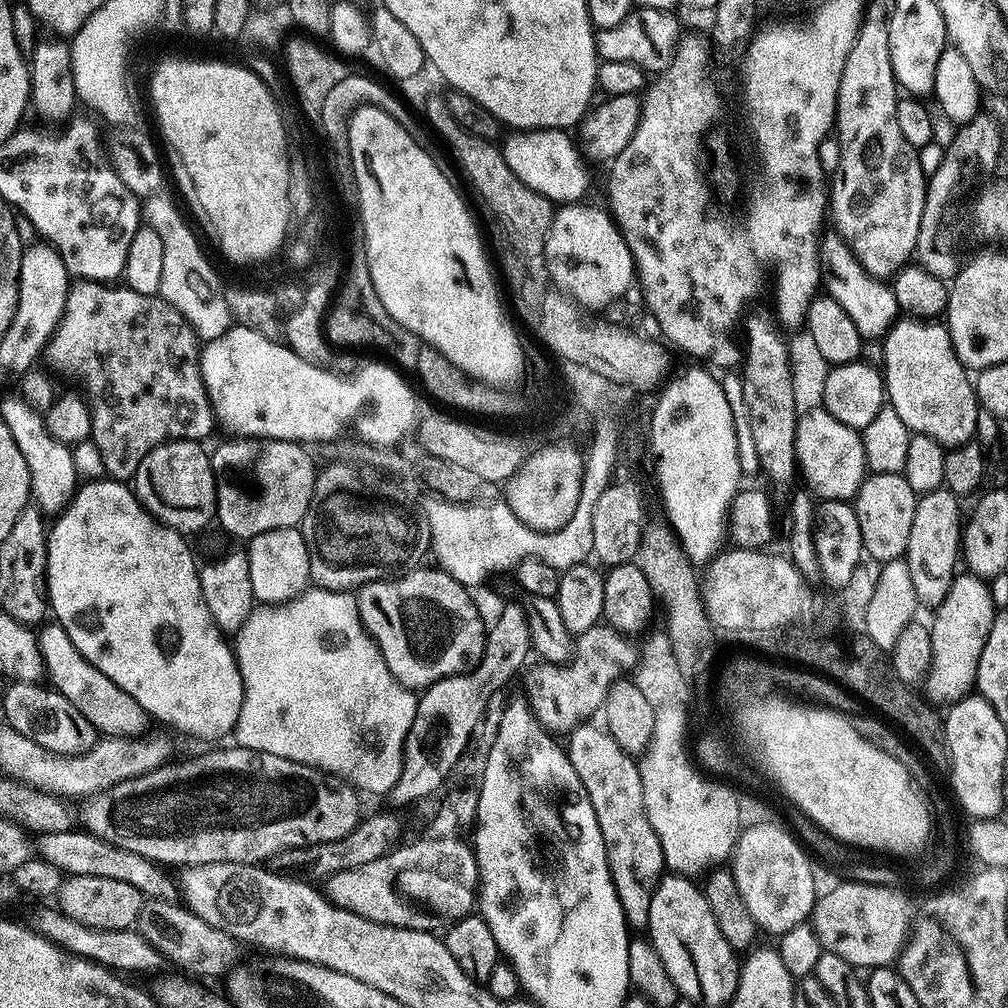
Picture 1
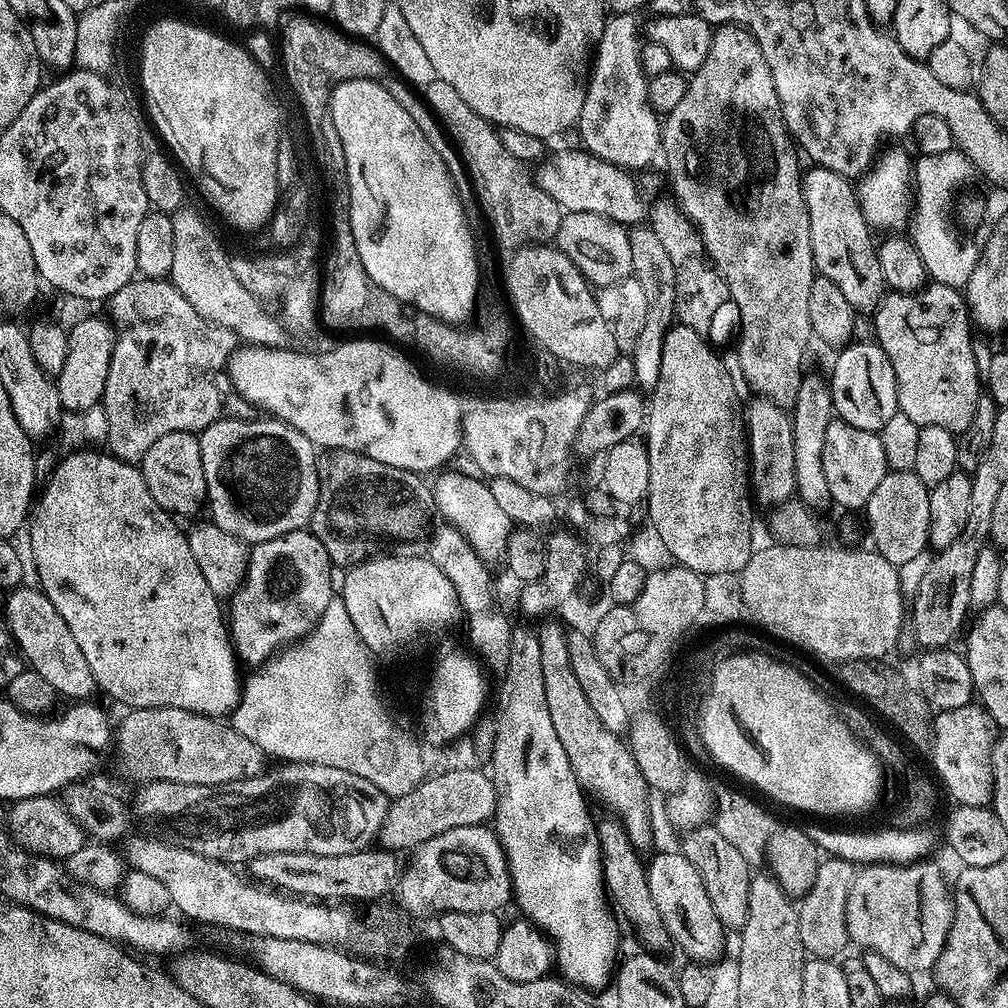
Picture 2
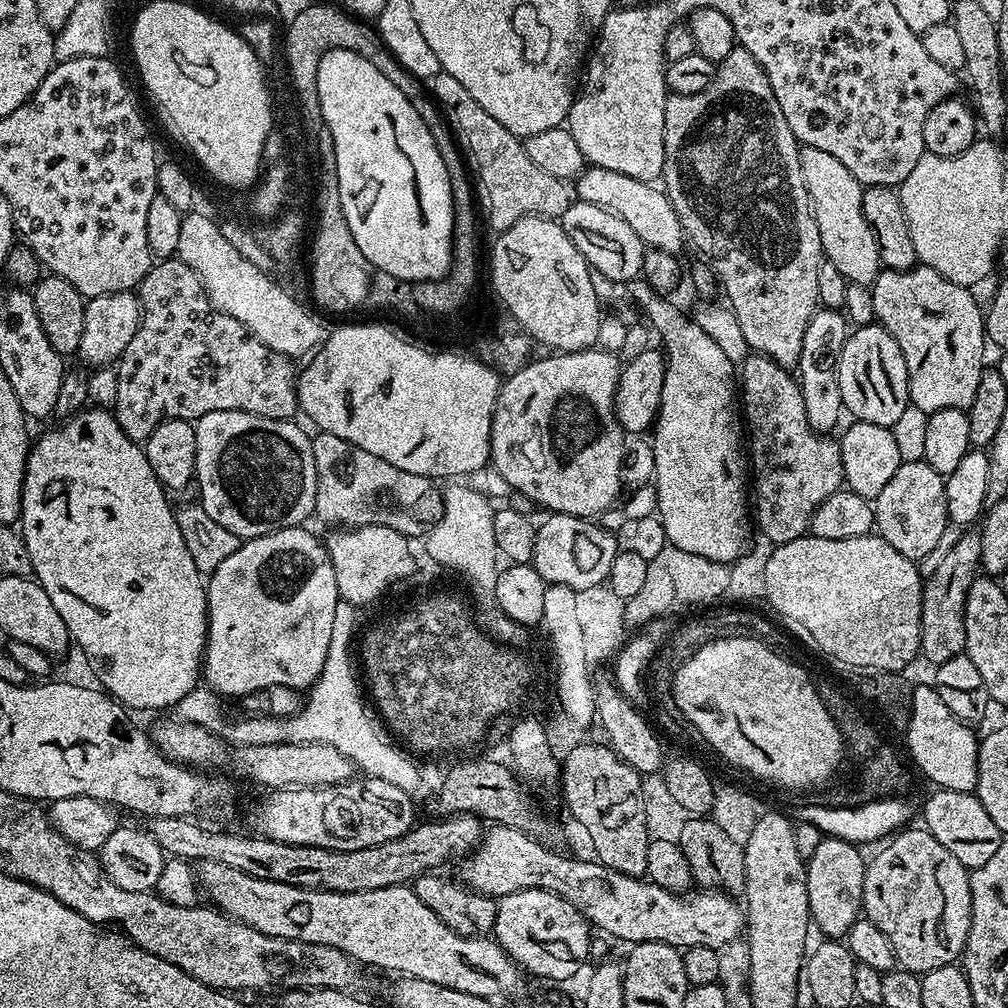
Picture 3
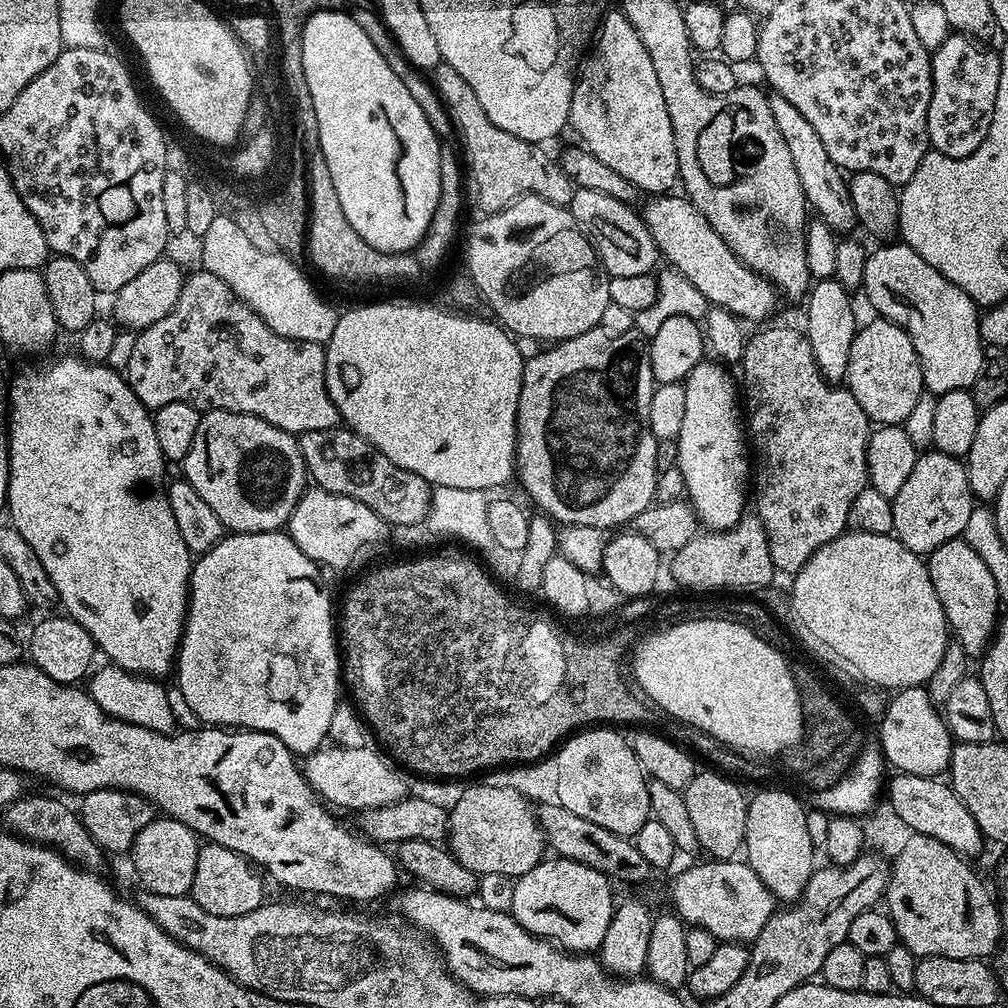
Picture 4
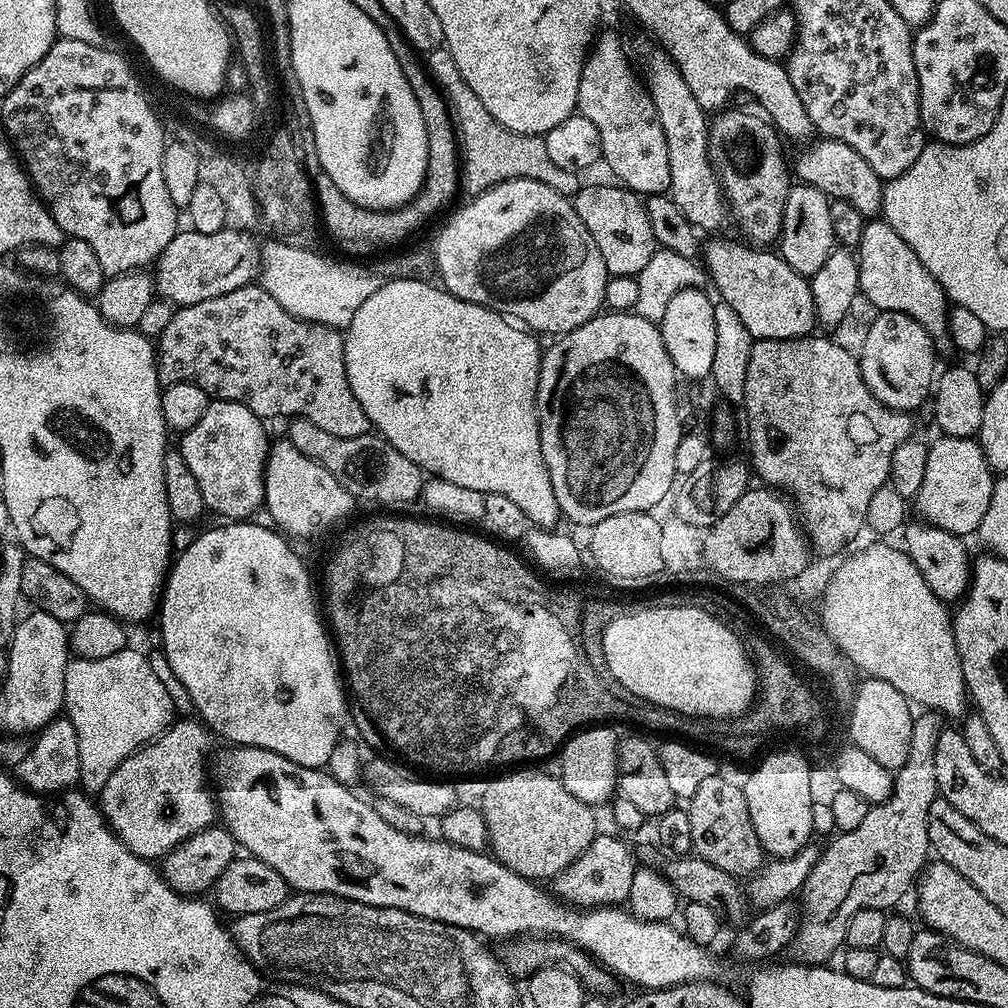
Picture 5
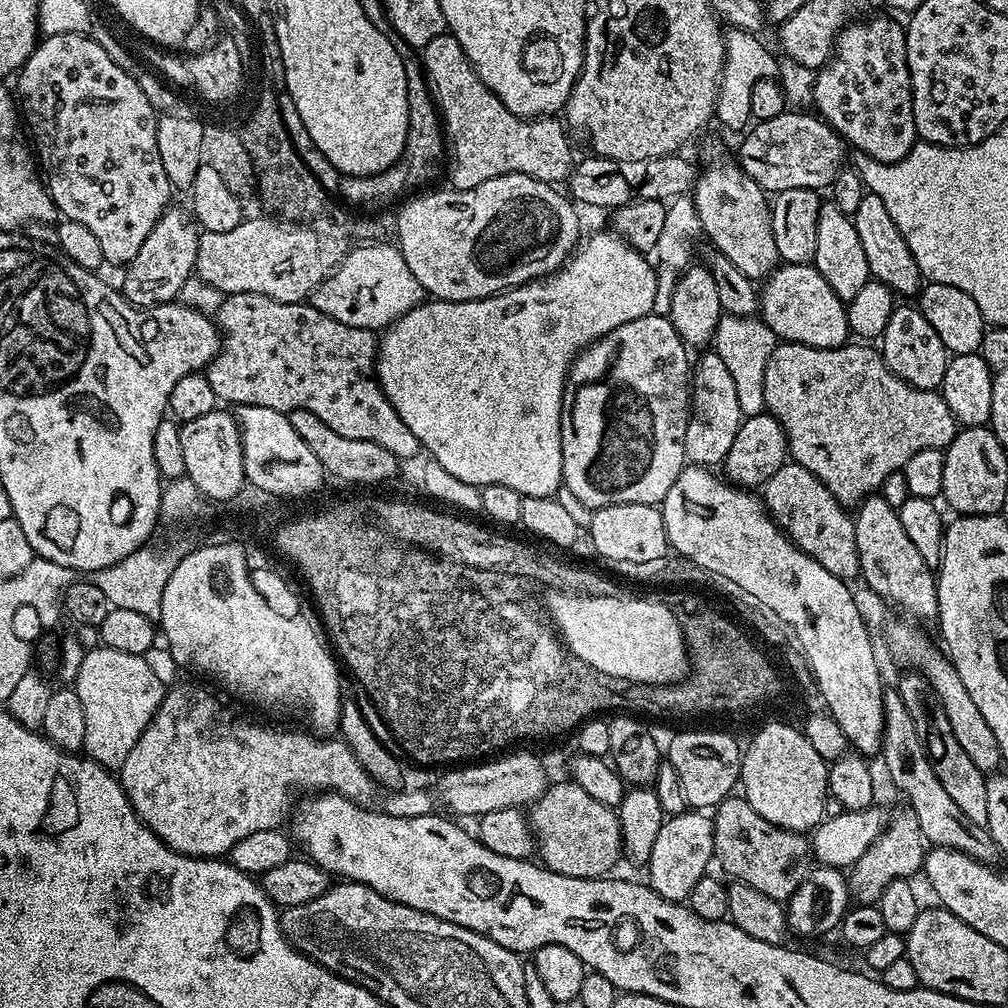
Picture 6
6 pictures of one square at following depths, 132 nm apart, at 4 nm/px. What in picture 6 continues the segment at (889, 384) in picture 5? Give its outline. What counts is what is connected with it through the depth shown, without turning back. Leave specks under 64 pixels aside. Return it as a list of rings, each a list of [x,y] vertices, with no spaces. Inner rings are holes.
[[[893,307],[890,322],[886,322],[886,330],[883,336],[879,337],[878,351],[884,357],[890,371],[898,374],[898,378],[907,381],[916,389],[935,391],[943,385],[950,353],[938,337],[934,326],[926,321],[917,307]]]

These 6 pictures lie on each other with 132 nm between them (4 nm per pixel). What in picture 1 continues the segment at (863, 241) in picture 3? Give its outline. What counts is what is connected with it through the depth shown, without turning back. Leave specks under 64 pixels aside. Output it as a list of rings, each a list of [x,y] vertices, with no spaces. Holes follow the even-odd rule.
[[[828,234],[821,241],[821,259],[826,267],[822,276],[826,281],[826,292],[850,314],[850,322],[858,329],[861,340],[880,340],[888,335],[892,325],[901,315],[898,302],[894,298],[891,287],[885,281],[877,280],[868,273],[856,258],[854,258],[849,246],[840,236]]]

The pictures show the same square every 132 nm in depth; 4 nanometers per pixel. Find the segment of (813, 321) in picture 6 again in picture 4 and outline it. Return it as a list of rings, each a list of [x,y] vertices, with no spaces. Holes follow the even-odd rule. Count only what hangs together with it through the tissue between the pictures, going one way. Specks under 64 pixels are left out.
[[[656,194],[651,197],[652,200],[645,208],[642,208],[644,224],[650,230],[650,234],[656,243],[656,251],[661,257],[669,260],[671,267],[675,271],[681,272],[687,280],[707,298],[709,305],[725,308],[727,312],[732,312],[741,321],[764,320],[776,308],[776,299],[778,293],[772,287],[772,283],[763,280],[756,272],[751,272],[746,265],[741,262],[737,256],[732,253],[730,246],[718,238],[714,226],[706,222],[706,218],[692,205],[687,198],[680,194]]]

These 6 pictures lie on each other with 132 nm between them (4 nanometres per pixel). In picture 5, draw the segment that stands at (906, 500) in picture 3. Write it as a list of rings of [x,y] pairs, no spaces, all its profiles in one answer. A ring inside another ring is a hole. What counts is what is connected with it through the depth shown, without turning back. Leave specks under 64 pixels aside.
[[[937,435],[936,441],[928,444],[926,471],[922,477],[922,486],[914,498],[914,512],[921,521],[933,524],[950,534],[961,538],[979,533],[982,518],[990,507],[990,496],[994,494],[997,477],[982,454],[979,439],[967,436],[954,438]]]

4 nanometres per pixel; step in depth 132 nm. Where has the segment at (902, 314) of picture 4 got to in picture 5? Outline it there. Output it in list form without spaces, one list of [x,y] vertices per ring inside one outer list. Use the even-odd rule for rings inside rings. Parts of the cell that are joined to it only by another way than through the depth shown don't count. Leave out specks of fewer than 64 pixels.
[[[872,218],[862,230],[858,245],[859,295],[865,296],[876,310],[901,312],[916,319],[933,337],[943,337],[948,331],[950,301],[948,295],[938,286],[934,274],[918,262],[918,254],[898,238],[898,230],[883,218]]]

